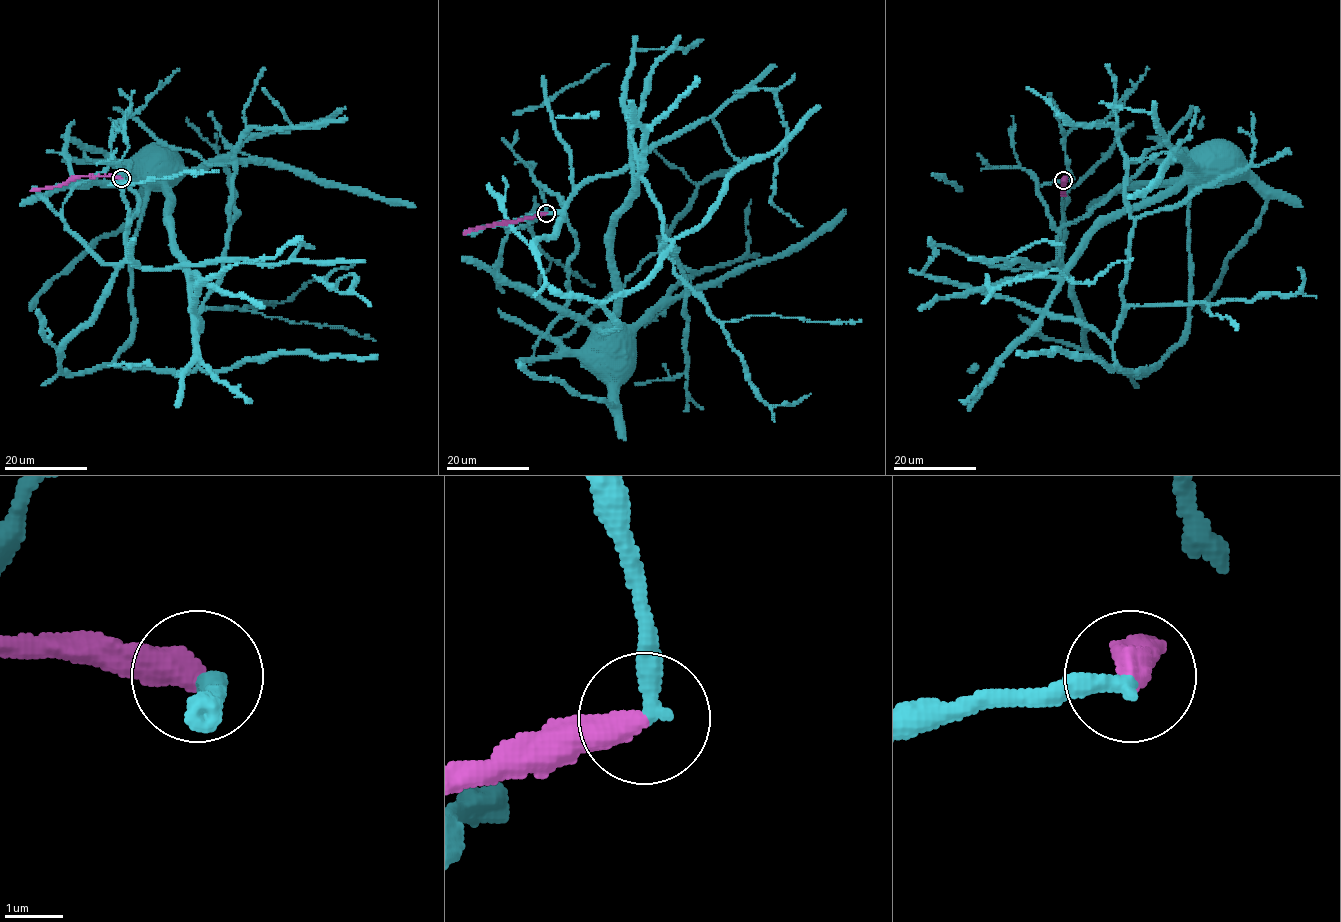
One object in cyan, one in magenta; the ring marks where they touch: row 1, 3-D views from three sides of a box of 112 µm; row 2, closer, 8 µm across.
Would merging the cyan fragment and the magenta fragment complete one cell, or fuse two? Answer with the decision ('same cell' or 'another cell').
another cell

